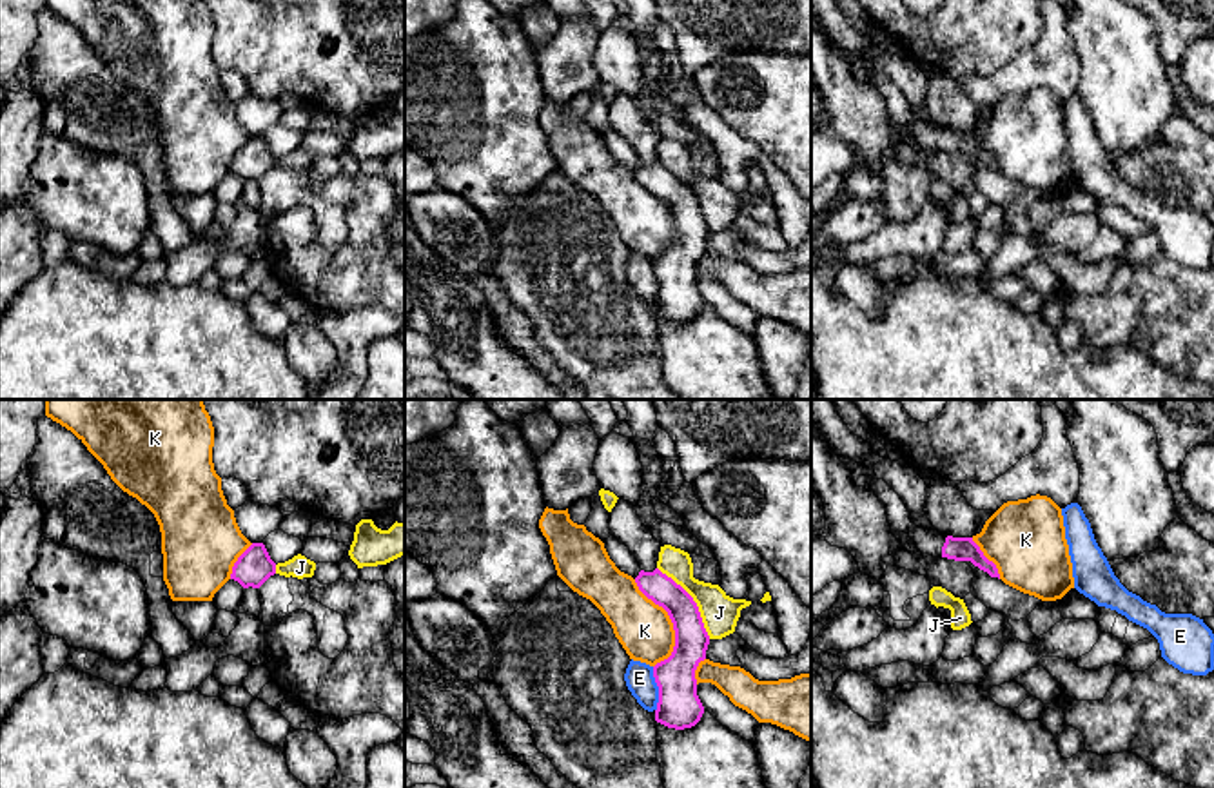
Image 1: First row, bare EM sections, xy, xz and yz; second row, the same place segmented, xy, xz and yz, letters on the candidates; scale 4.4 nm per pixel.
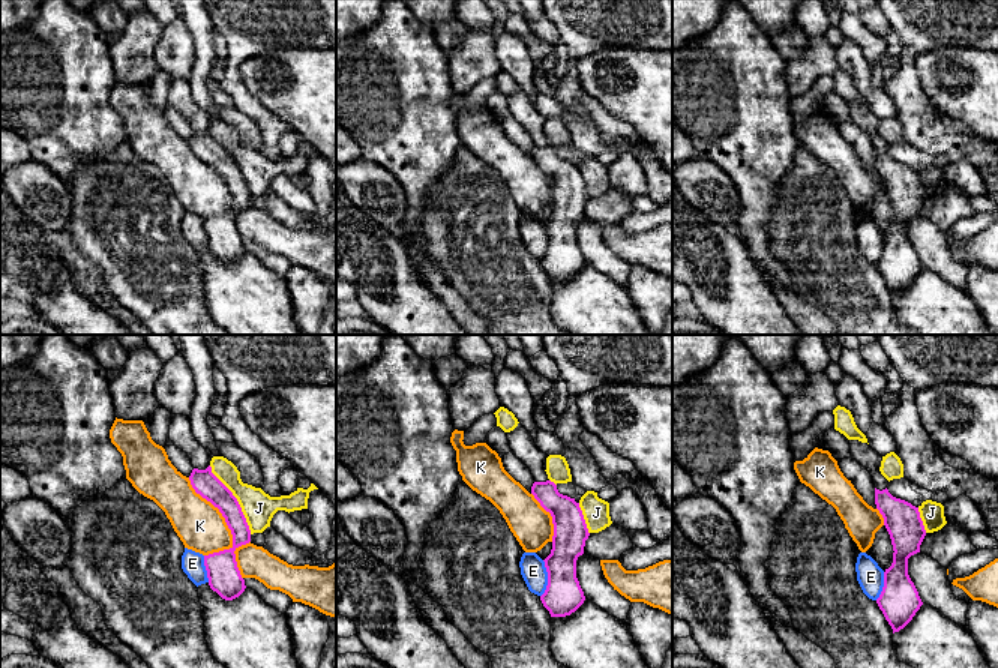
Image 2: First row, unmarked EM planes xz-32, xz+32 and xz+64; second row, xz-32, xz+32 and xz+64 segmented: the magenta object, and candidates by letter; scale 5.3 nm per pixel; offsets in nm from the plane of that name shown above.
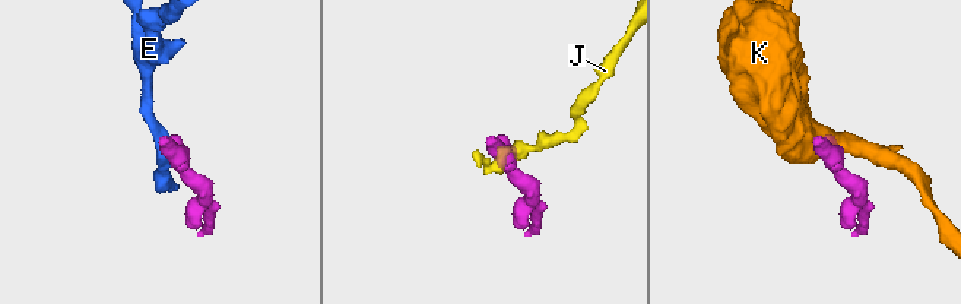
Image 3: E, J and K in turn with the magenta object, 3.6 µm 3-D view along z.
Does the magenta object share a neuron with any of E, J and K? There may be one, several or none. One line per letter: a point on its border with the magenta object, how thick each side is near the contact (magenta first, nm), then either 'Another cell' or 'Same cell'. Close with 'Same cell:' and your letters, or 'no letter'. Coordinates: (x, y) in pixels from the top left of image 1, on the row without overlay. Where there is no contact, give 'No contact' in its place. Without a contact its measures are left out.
E: Touches magenta at xz (659, 282). Thickness 190 nm (magenta) against 130 nm. Another cell
J: Touches magenta at xz (694, 195). Thickness 150 nm (magenta) against 170 nm. Another cell
K: Touches magenta at xz (672, 215). Thickness 180 nm (magenta) against 240 nm. Another cell
Same cell: no letter

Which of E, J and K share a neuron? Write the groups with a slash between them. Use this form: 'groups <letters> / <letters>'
groups E / J / K

